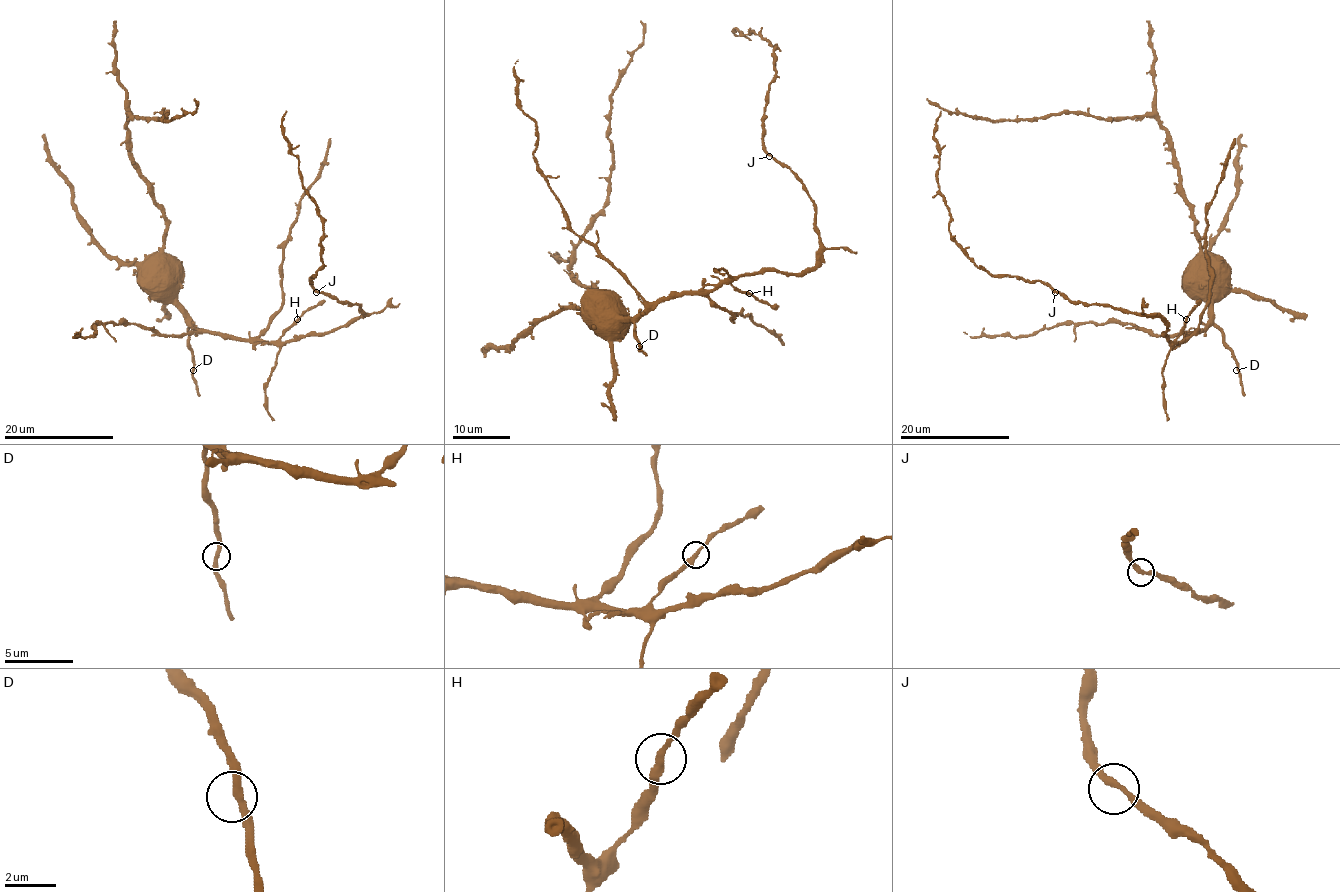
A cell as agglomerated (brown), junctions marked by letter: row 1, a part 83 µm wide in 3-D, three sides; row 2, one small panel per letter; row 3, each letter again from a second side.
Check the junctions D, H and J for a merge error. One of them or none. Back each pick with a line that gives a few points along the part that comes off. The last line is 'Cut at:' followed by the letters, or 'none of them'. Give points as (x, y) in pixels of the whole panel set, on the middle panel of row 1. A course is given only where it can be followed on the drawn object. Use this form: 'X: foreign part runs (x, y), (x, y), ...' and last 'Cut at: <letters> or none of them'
Cut at: none of them

